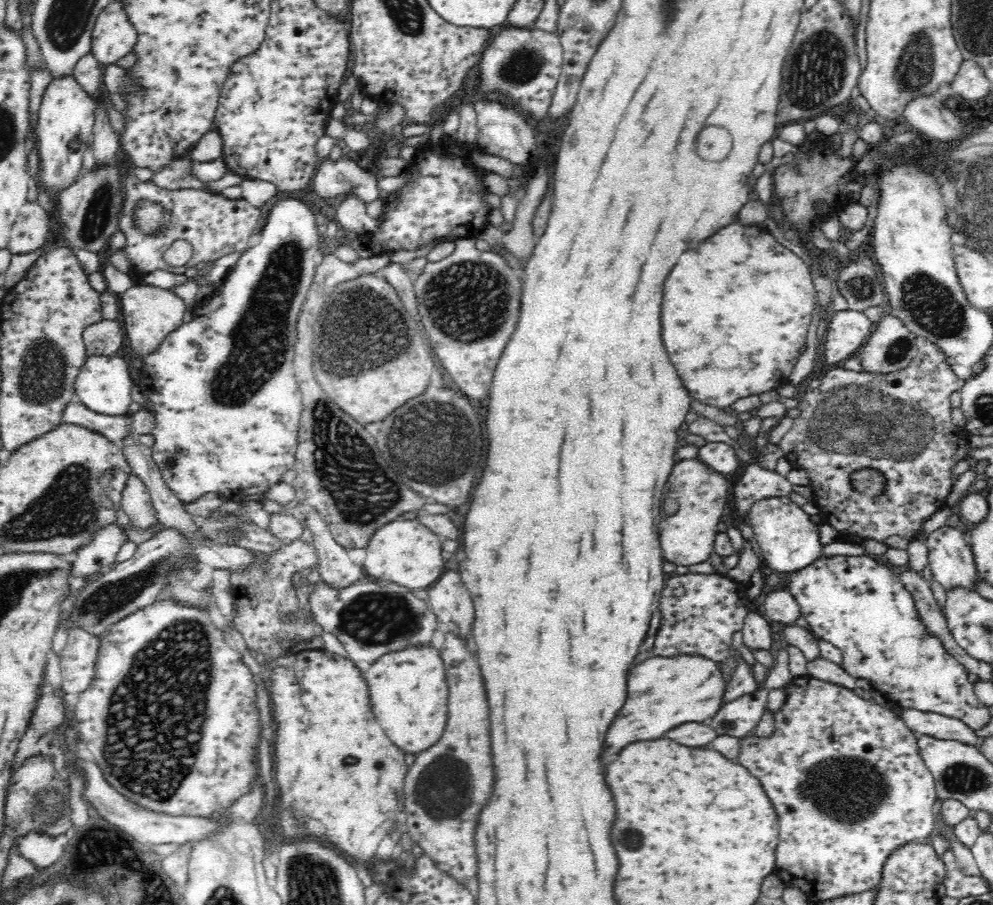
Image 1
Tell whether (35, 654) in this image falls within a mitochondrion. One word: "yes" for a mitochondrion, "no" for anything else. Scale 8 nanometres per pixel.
no

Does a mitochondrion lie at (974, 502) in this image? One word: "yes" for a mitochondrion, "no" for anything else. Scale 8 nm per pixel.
no

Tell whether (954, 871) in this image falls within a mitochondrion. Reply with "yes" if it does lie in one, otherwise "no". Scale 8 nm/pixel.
no

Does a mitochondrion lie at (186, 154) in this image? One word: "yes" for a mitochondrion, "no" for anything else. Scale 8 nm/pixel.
no

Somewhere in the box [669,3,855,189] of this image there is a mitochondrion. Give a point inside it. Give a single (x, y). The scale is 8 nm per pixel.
(815, 76)

